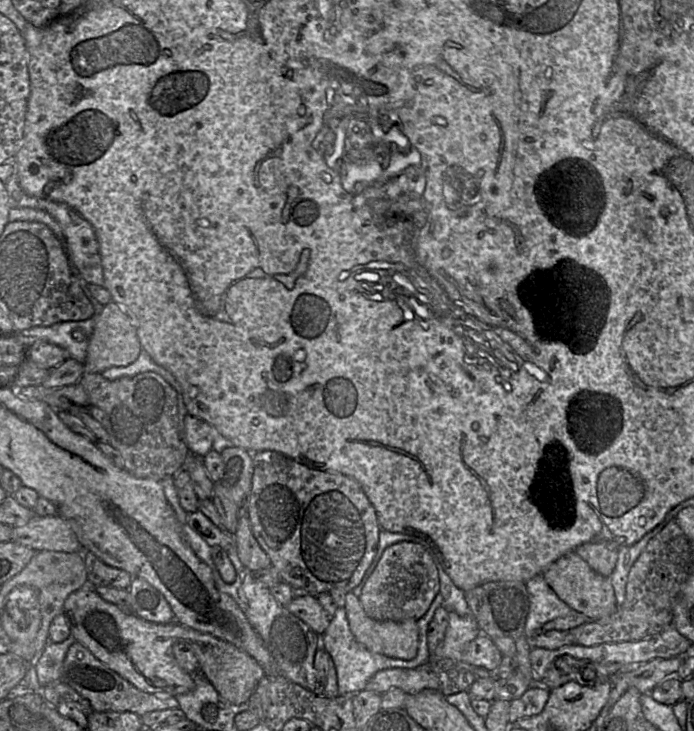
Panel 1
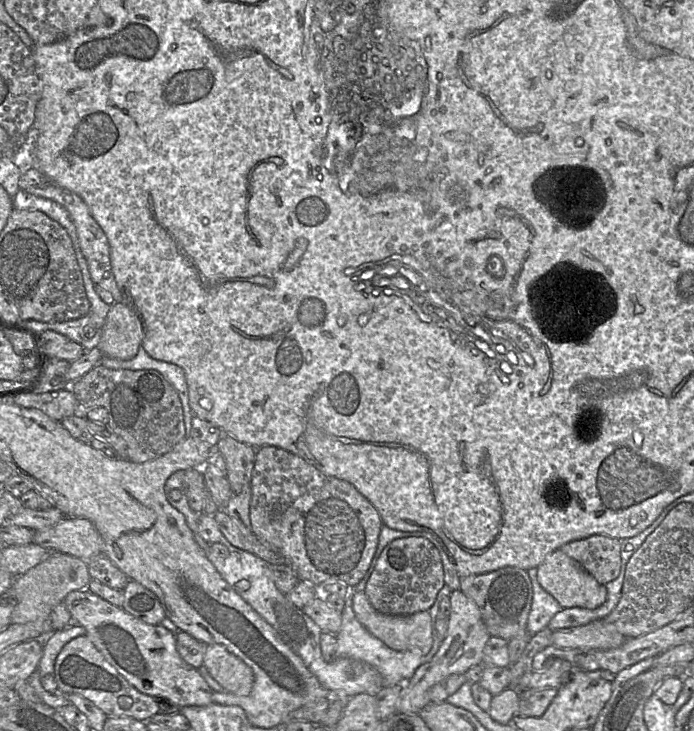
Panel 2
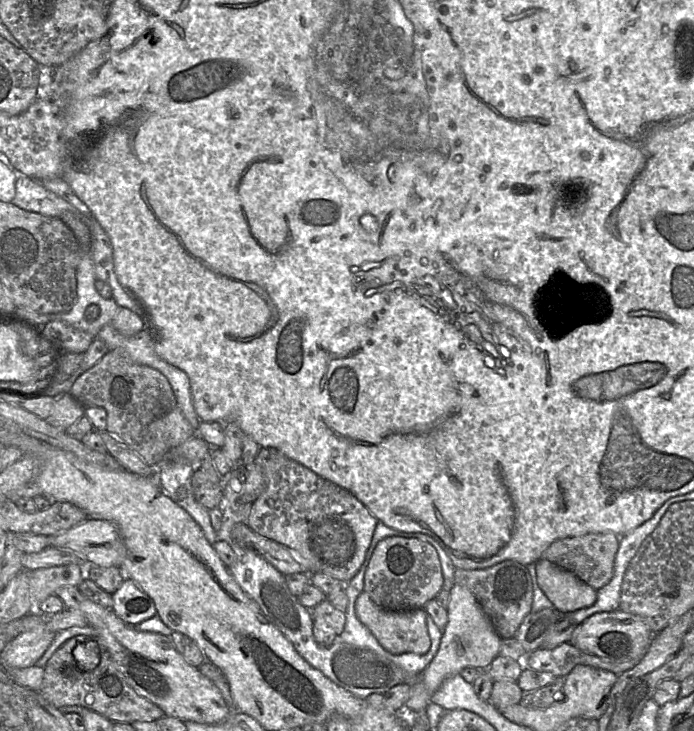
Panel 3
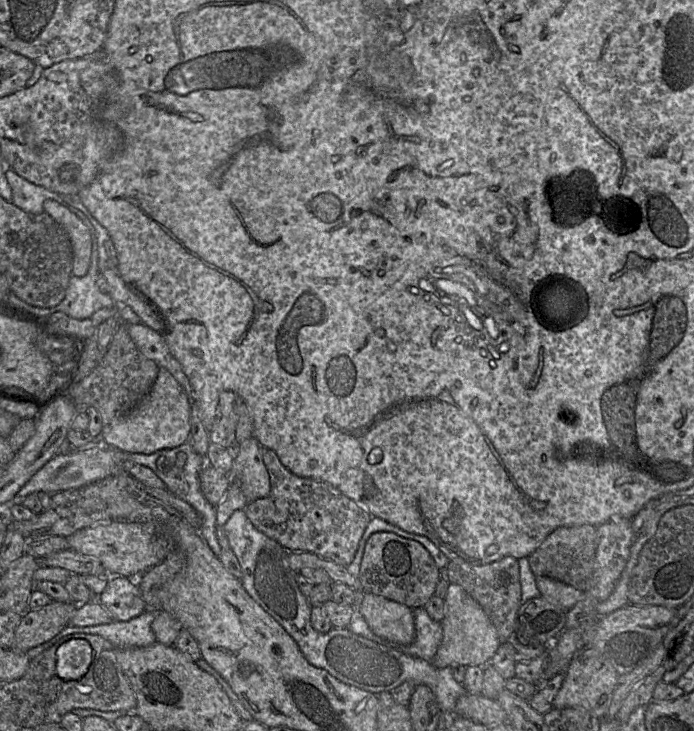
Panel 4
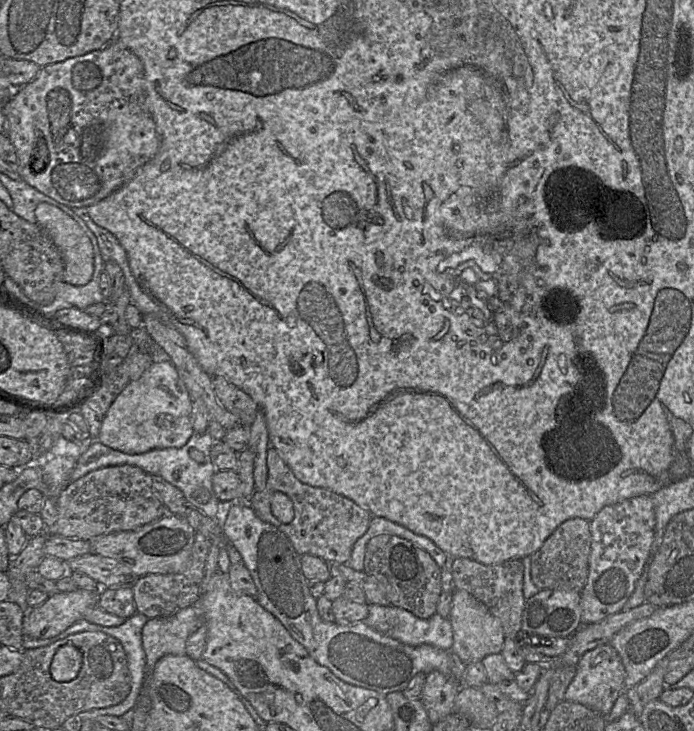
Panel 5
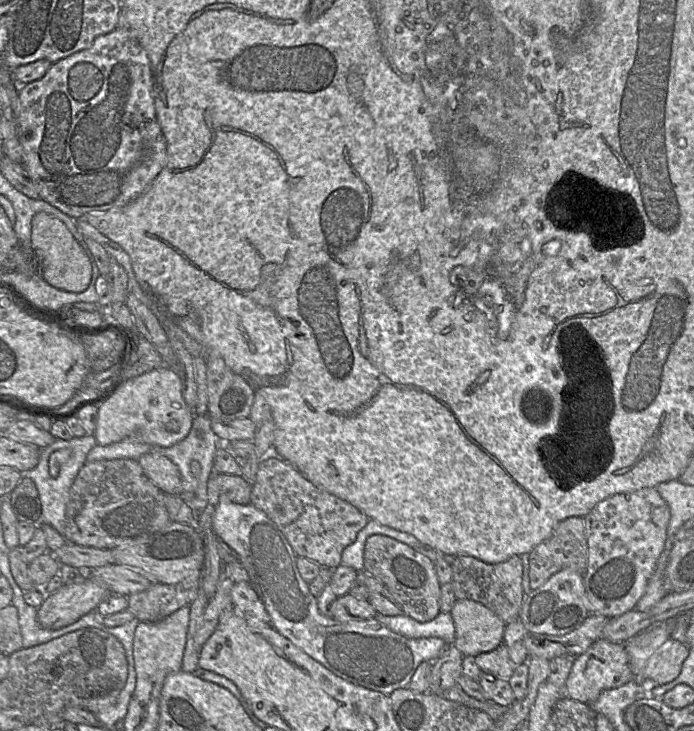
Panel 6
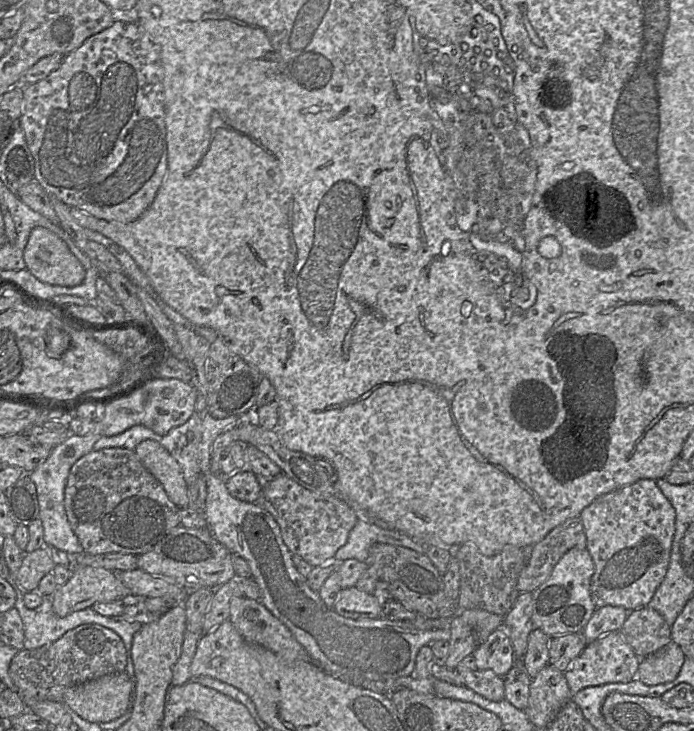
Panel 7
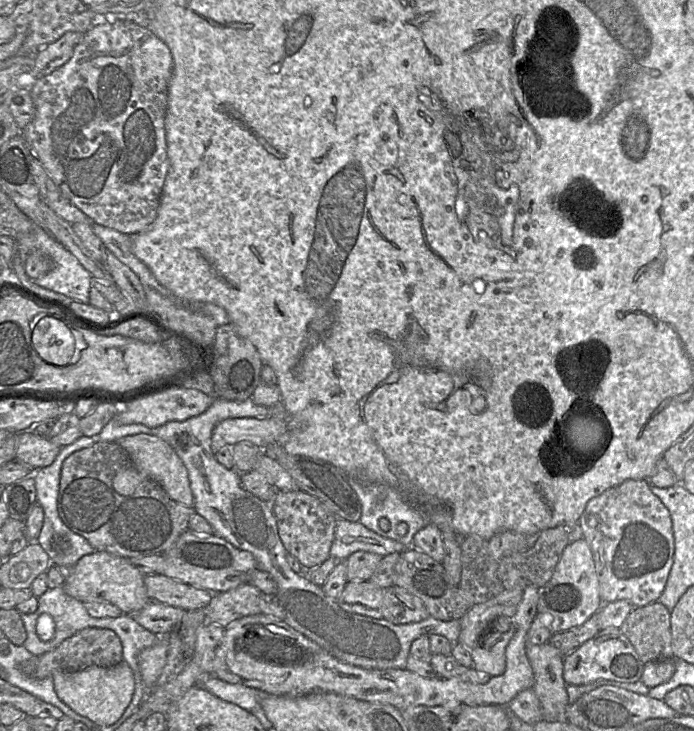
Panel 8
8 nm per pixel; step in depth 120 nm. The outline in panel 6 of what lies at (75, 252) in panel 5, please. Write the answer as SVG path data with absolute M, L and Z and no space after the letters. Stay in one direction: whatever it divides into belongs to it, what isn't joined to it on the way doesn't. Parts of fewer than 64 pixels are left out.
M46 212L36 213L31 220L30 237L30 248L37 259L38 273L49 285L72 293L83 292L88 288L92 276L91 264L61 220Z

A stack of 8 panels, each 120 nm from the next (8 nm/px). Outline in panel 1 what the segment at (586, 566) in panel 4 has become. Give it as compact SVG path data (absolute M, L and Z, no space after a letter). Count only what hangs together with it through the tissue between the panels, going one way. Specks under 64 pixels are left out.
M587 542L577 546L574 552L605 577L612 574L618 559L618 547L611 542Z

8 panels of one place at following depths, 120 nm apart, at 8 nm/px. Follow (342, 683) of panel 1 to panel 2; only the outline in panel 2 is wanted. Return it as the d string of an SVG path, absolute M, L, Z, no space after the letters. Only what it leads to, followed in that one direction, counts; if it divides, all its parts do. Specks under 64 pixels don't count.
M446 584L443 588L438 592L437 597L431 608L429 609L429 613L432 620L432 638L433 644L430 651L426 655L415 655L409 651L395 651L388 648L383 642L374 637L371 633L369 633L357 620L353 608L352 608L352 597L354 595L354 590L349 589L349 594L344 598L345 605L342 611L342 625L339 632L335 635L336 637L336 657L349 657L357 660L361 660L375 667L383 678L384 687L391 686L401 686L407 680L409 680L416 669L422 664L430 661L433 656L436 654L440 647L440 640L437 636L437 631L434 627L434 620L437 617L437 613L439 612L439 604L444 597L448 597L452 592Z

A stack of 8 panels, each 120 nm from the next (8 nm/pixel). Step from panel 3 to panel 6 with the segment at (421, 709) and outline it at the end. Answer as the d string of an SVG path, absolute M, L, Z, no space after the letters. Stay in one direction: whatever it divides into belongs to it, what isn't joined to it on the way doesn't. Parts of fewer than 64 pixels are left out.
M456 600L450 611L454 626L453 645L463 656L490 652L503 643L505 623L473 600Z

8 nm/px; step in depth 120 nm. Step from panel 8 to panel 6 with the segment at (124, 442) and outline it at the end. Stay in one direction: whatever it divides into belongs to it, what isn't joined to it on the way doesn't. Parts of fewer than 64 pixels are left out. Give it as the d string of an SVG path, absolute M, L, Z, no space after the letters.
M149 452L143 454L138 462L145 475L163 493L181 495L181 474L179 468L170 459L158 452Z

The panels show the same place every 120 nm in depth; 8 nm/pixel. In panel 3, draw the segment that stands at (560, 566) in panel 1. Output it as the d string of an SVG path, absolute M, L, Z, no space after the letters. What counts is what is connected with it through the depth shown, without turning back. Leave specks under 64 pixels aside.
M549 560L536 562L536 577L538 586L561 615L596 602L597 590Z

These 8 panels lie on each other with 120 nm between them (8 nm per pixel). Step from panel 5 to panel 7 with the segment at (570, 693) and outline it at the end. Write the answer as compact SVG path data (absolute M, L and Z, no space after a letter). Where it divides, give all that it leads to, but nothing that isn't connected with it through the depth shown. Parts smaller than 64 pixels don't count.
M614 631L588 643L564 672L564 676L573 696L587 687L632 681L637 677L640 660L621 632Z

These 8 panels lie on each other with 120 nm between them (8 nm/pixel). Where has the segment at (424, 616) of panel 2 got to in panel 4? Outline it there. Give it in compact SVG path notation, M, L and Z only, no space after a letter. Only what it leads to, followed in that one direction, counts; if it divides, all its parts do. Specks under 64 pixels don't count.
M363 592L358 593L358 611L377 636L402 645L415 640L414 615L410 607Z

